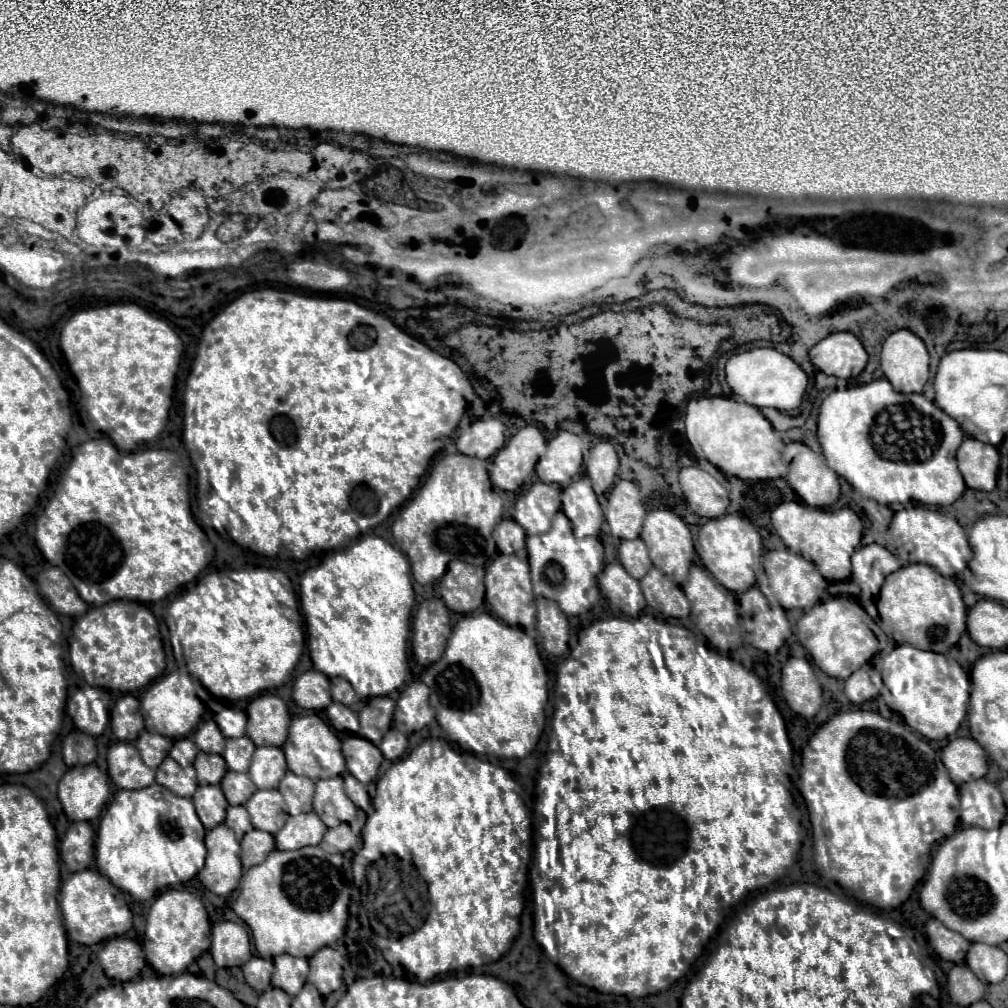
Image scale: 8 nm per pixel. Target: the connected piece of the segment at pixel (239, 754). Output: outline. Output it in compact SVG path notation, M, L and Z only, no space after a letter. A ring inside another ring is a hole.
M246 735L240 739L226 739L226 749L224 749L222 757L224 757L228 769L246 773L250 769L254 749L256 749L256 745Z

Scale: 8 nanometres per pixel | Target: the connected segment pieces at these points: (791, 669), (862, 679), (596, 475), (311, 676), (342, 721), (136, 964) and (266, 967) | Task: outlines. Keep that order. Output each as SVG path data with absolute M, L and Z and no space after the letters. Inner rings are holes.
M790 657L782 667L782 697L786 699L788 707L810 719L822 707L822 687L816 679L814 669L802 657Z
M858 669L856 673L852 673L848 679L846 679L846 687L844 687L844 693L846 697L854 703L854 705L860 705L864 701L870 701L874 697L878 697L878 687L872 683L870 679L870 673L866 669Z
M600 441L590 449L586 471L588 471L588 477L592 479L592 487L596 495L598 497L606 495L618 471L618 455L608 441Z
M310 669L296 679L292 697L304 709L316 709L316 711L326 709L332 703L330 679L324 673Z
M332 703L326 709L326 715L328 715L328 721L332 723L332 727L336 731L350 731L350 733L362 737L360 735L359 716L350 707L346 707L342 703Z
M125 937L107 940L98 953L98 961L106 977L114 981L130 981L146 965L141 944Z
M252 957L244 967L244 977L248 981L248 985L252 989L256 989L258 993L270 989L270 977L272 977L272 971L274 971L274 963L268 961L268 959L262 959L262 957Z

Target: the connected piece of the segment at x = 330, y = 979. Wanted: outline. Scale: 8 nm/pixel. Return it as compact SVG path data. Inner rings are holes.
M324 947L316 955L310 957L308 981L324 997L342 987L342 963L338 957L340 957L338 951L334 951L332 947Z

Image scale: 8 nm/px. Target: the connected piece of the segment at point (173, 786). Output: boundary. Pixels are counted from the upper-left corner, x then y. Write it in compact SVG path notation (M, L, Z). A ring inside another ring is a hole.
M166 757L156 771L156 783L180 797L190 797L196 791L196 771L192 765L180 767L172 757Z

